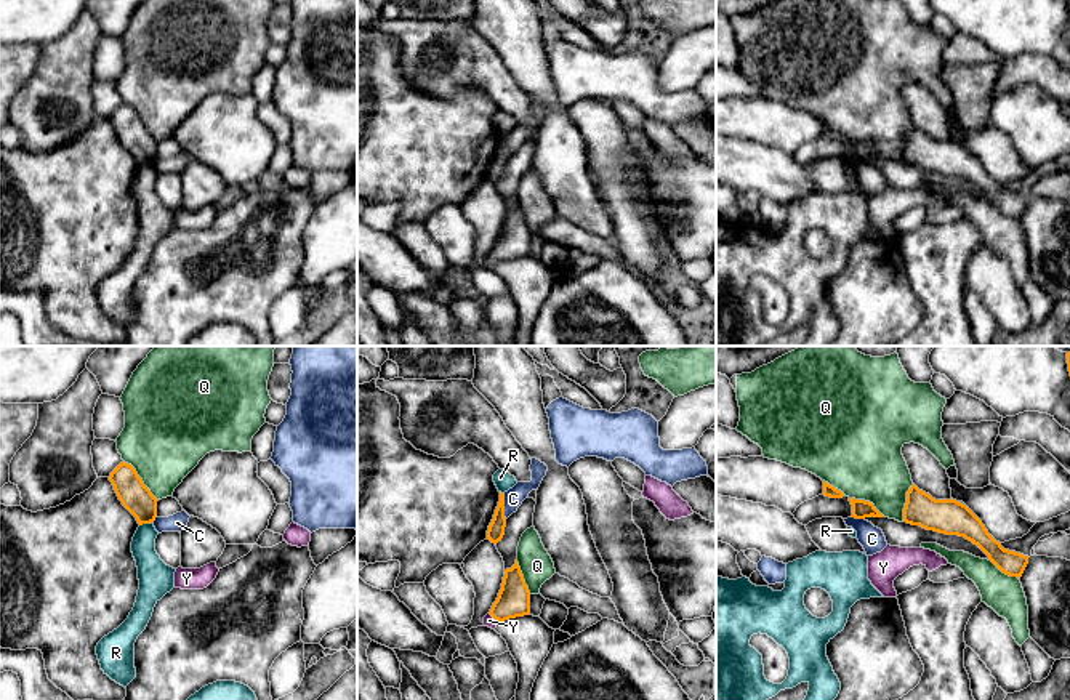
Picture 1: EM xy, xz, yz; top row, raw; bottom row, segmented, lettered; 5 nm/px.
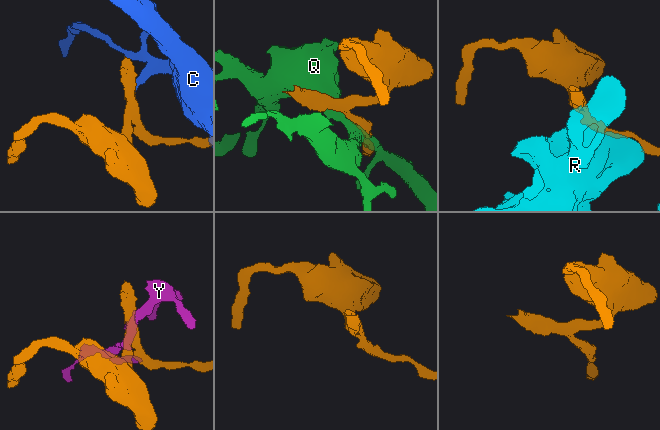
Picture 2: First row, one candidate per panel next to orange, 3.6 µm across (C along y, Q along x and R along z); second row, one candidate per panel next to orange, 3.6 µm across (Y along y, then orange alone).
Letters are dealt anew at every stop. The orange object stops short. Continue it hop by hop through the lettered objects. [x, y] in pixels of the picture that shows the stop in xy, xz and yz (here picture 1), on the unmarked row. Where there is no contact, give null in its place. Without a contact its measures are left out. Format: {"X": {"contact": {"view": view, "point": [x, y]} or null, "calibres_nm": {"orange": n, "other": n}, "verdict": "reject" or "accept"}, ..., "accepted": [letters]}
{"C": {"contact": {"view": "xz", "point": [503, 148]}, "calibres_nm": {"orange": 90, "other": 100}, "verdict": "reject"}, "Q": {"contact": {"view": "xy", "point": [141, 120]}, "calibres_nm": {"orange": 150, "other": 420}, "verdict": "reject"}, "R": {"contact": {"view": "xy", "point": [144, 164]}, "calibres_nm": {"orange": 150, "other": 150}, "verdict": "reject"}, "Y": {"contact": {"view": "xz", "point": [494, 258]}, "calibres_nm": {"orange": 160, "other": 60}, "verdict": "reject"}, "accepted": []}

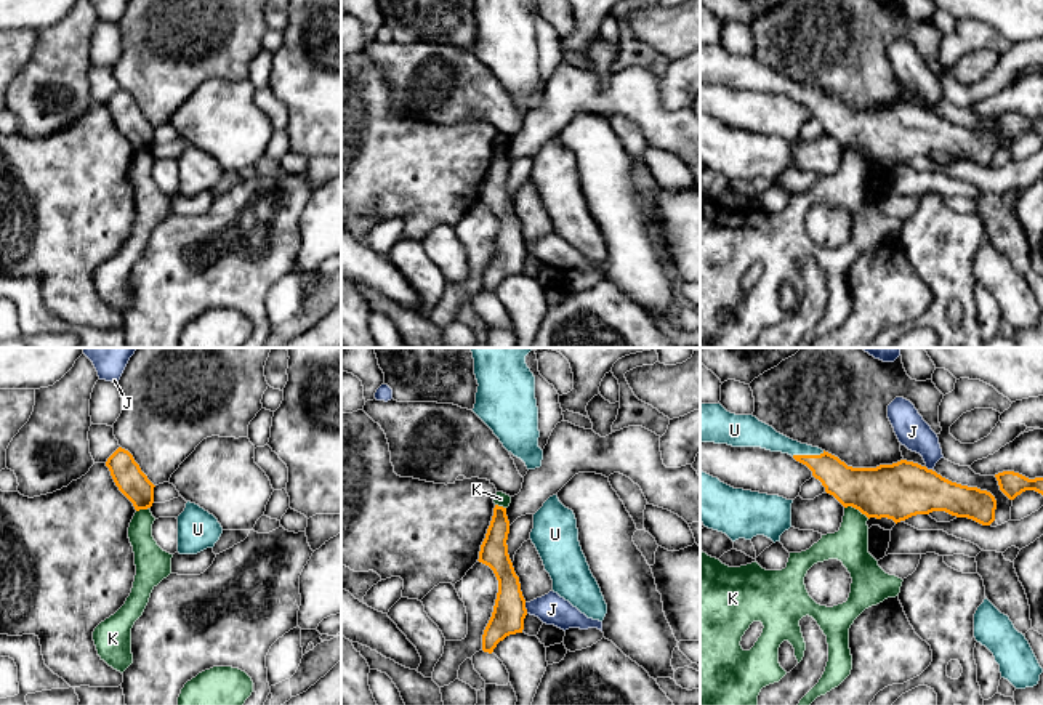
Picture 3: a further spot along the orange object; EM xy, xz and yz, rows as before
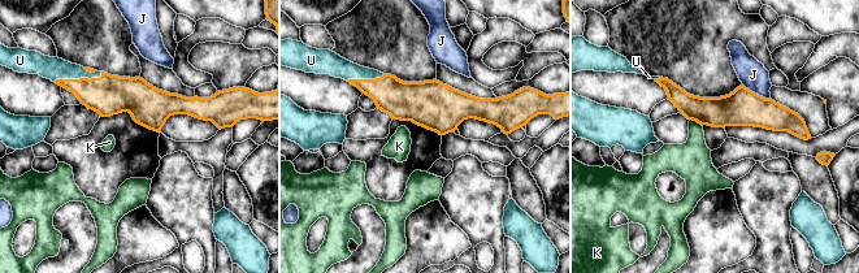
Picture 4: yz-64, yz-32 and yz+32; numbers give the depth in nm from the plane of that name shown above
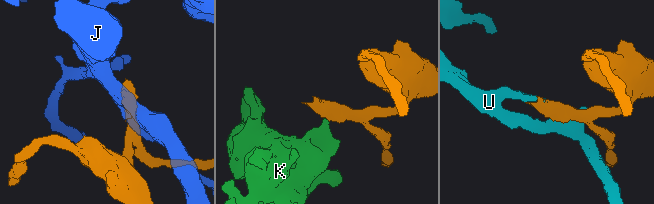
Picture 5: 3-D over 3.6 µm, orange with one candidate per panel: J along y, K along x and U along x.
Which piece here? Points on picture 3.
{"J": {"contact": {"view": "xz", "point": [524, 249]}, "calibres_nm": {"orange": 160, "other": 160}, "verdict": "reject"}, "K": {"contact": {"view": "yz", "point": [857, 149]}, "calibres_nm": {"orange": 280, "other": 190}, "verdict": "reject"}, "U": {"contact": {"view": "yz", "point": [808, 96]}, "calibres_nm": {"orange": 180, "other": 120}, "verdict": "accept"}, "accepted": ["U"]}

